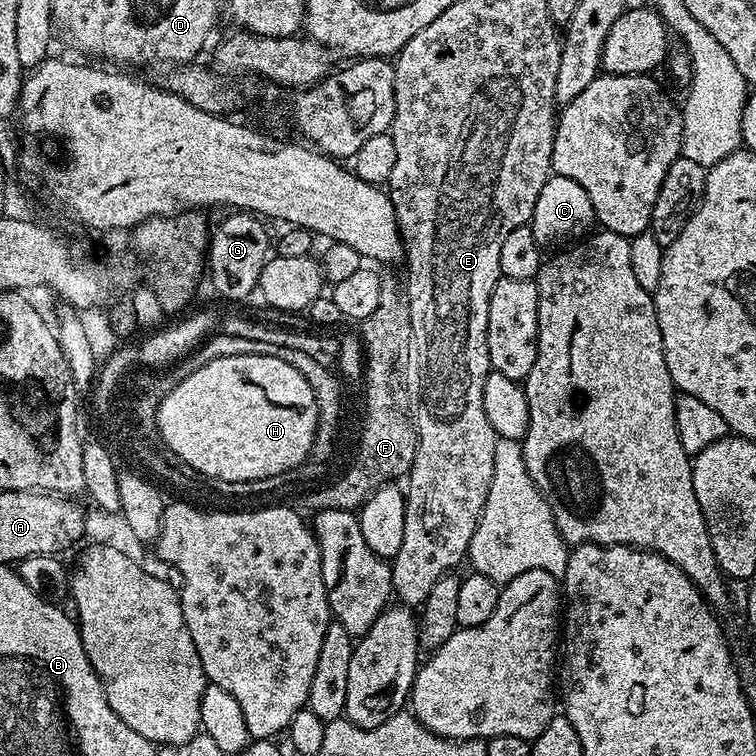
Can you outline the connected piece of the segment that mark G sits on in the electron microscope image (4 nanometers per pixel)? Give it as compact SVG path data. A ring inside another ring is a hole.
M232 210L227 214L229 216L217 228L215 225L214 231L211 233L206 253L206 272L207 275L212 275L212 288L222 299L244 300L251 292L253 295L257 291L264 264L270 258L268 232L264 229L265 221L259 215L239 210Z

